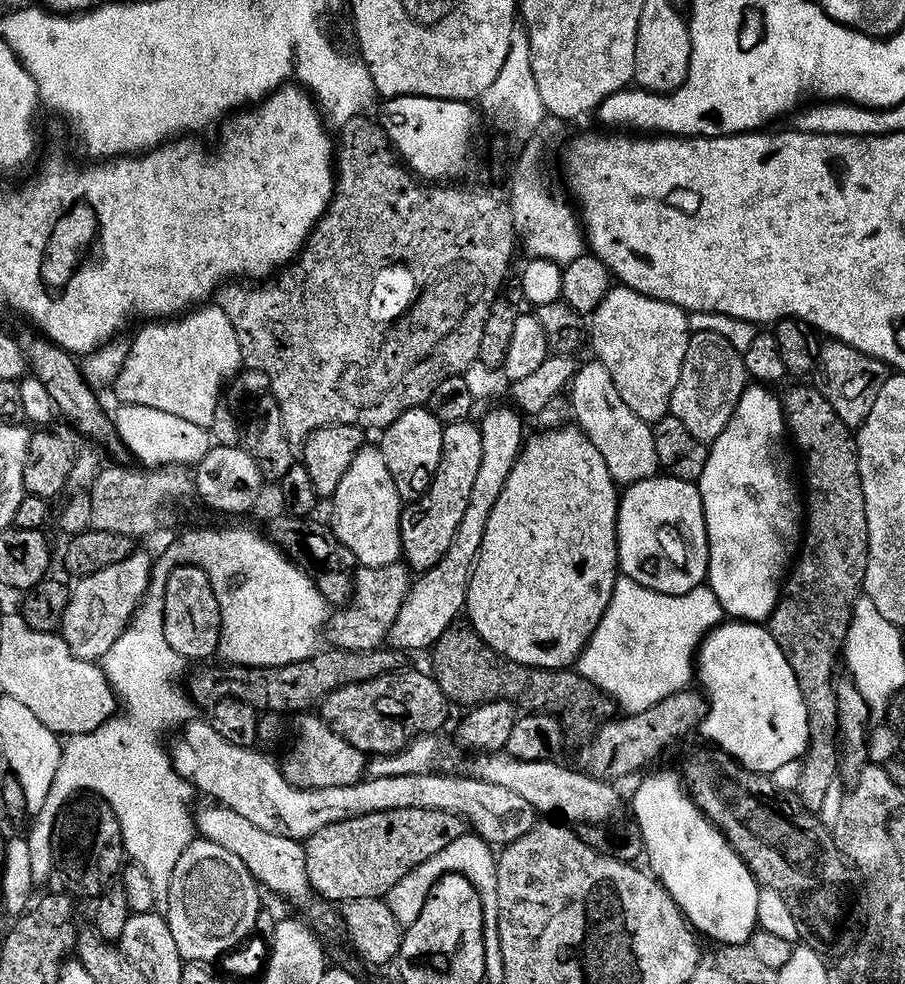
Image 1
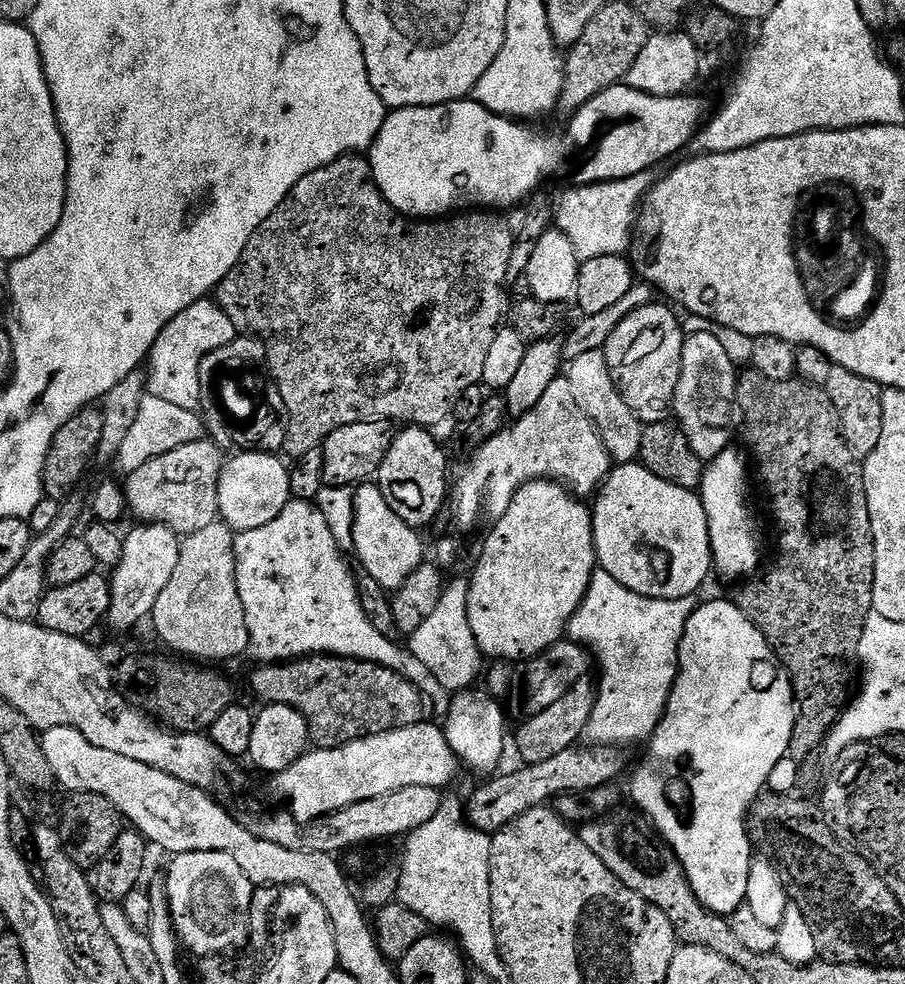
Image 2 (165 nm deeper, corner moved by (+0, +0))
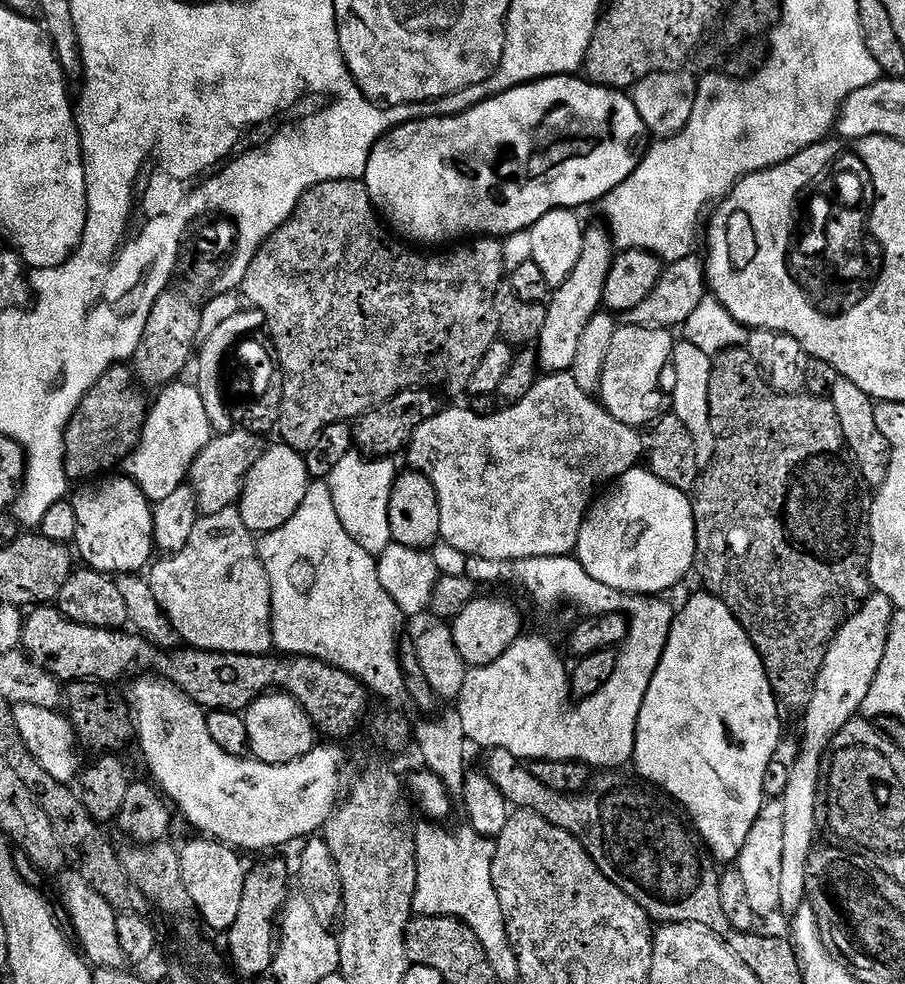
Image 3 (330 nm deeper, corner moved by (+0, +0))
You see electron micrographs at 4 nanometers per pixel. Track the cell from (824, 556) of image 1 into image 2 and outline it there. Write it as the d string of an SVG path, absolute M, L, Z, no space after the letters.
M744 370L739 373L736 382L736 402L735 411L738 413L738 420L744 423L744 444L743 447L750 453L754 461L754 472L760 475L760 480L764 483L764 488L768 491L768 496L772 499L772 516L776 519L776 524L784 533L780 536L780 549L776 552L776 561L768 568L768 573L761 580L757 578L749 579L741 583L740 588L734 595L734 603L740 607L742 614L758 626L758 630L766 638L766 642L780 659L780 666L788 673L788 679L792 681L792 690L796 702L796 721L794 722L794 734L790 738L789 753L797 757L804 758L811 748L819 749L823 745L829 729L842 715L845 707L844 687L848 684L848 664L844 659L848 652L855 653L860 646L862 630L868 615L872 613L872 587L874 586L874 538L872 537L872 527L870 526L870 510L866 502L866 486L864 485L864 469L858 457L848 449L848 443L844 441L840 434L840 419L830 402L827 392L823 387L815 384L806 384L799 378L793 378L786 382L774 382L767 380L762 374L751 370Z

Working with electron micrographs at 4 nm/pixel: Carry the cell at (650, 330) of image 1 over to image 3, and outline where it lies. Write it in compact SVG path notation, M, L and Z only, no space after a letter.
M617 327L610 354L606 354L598 400L618 422L640 430L660 419L666 408L666 392L660 389L660 379L666 376L672 359L672 336L667 328Z

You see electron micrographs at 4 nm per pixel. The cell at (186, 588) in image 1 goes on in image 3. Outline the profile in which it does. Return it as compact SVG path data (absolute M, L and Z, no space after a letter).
M233 506L218 514L200 516L194 526L194 534L182 546L182 550L165 555L151 565L146 579L158 598L158 606L180 635L187 647L200 648L204 652L225 652L263 656L273 651L272 646L272 595L270 578L260 559L257 537L242 522L239 507Z

